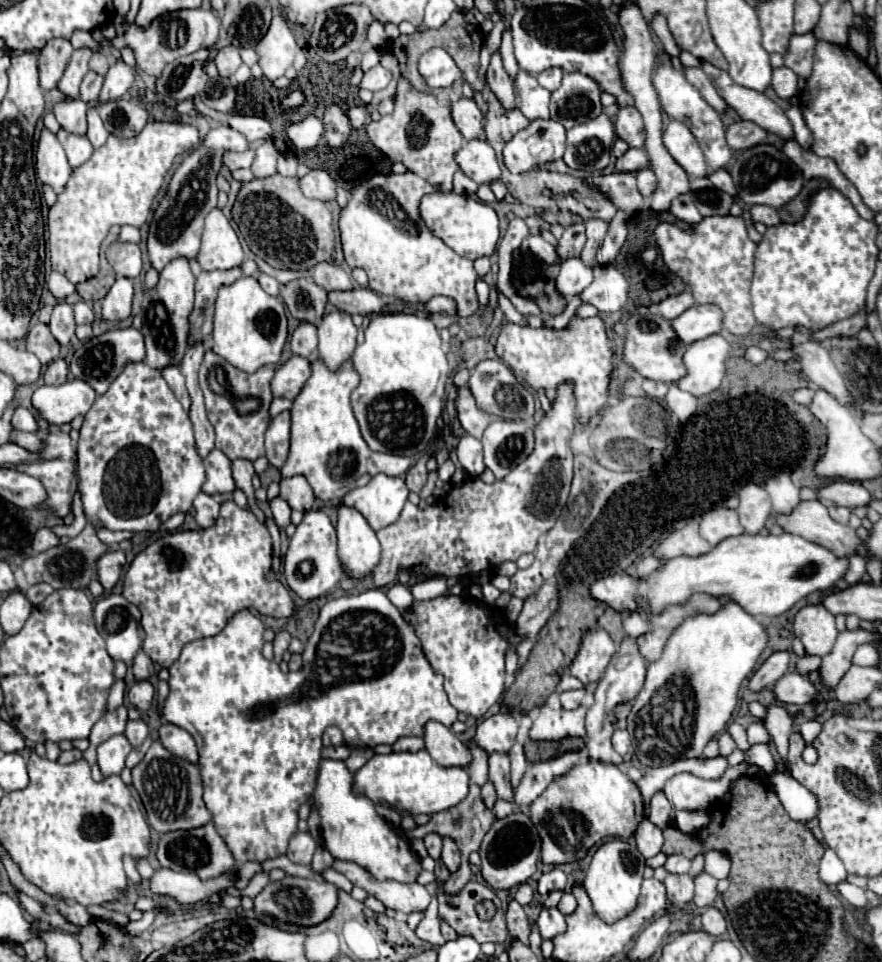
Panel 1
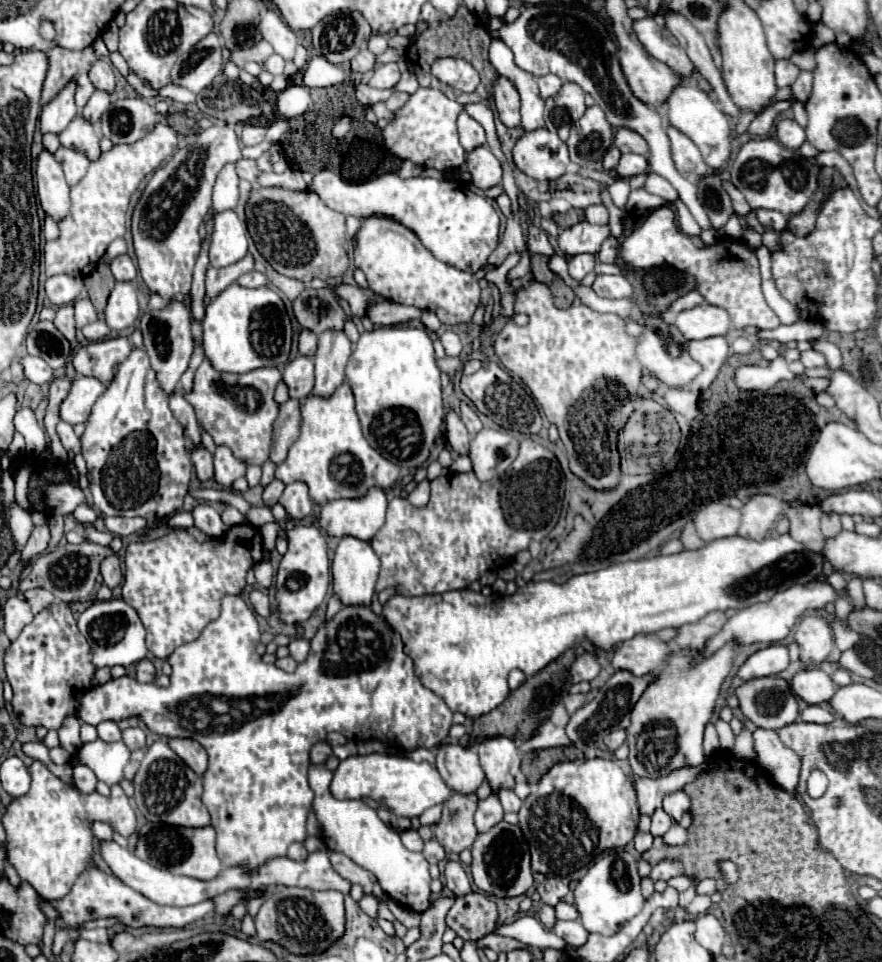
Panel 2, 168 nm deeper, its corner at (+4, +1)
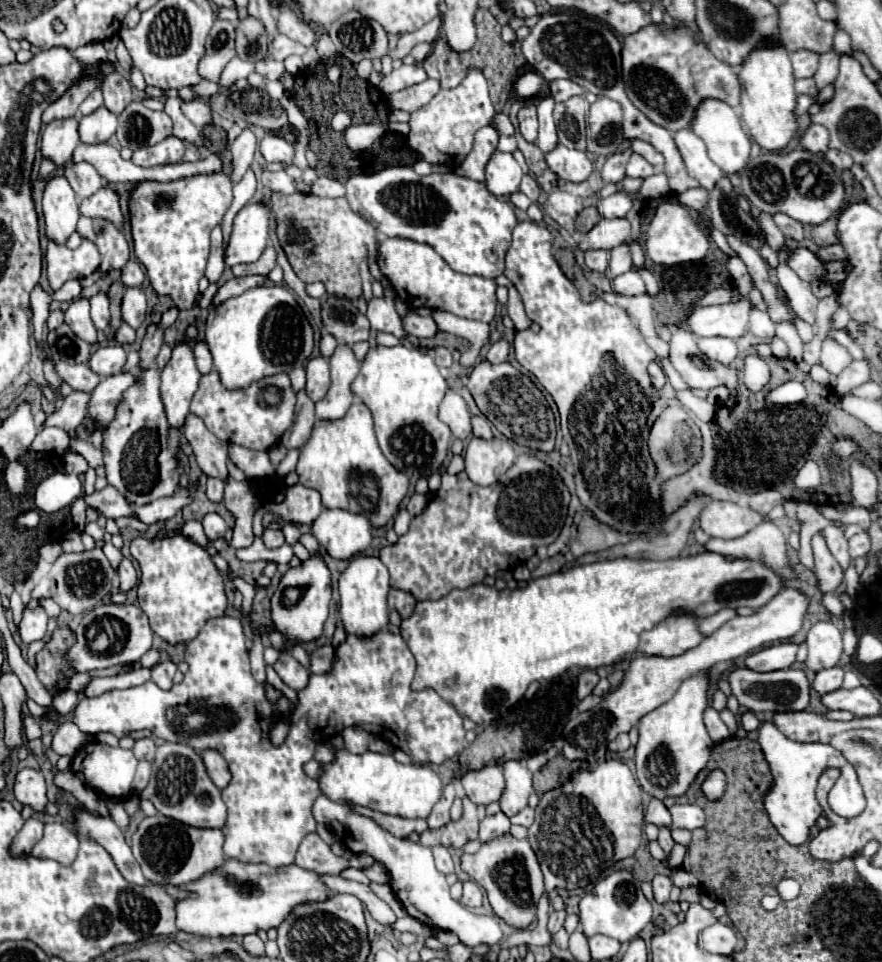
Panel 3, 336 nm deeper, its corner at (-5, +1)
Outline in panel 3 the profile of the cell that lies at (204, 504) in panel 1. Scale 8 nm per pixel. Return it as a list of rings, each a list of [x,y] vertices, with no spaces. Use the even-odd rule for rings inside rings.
[[[207,514],[203,518],[203,528],[205,528],[205,536],[209,542],[217,540],[217,538],[223,538],[225,536],[225,520],[219,516],[219,514]]]

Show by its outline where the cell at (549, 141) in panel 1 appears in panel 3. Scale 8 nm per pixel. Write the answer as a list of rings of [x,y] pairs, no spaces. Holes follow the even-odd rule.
[[[559,144],[551,154],[545,154],[545,160],[559,178],[575,184],[587,180],[589,174],[595,170],[595,164],[587,158],[585,152],[571,150],[563,144]]]

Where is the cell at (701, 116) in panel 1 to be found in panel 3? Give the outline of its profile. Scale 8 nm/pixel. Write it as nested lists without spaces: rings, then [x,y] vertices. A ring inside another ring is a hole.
[[[707,100],[701,102],[697,114],[695,114],[695,122],[691,124],[691,130],[703,138],[703,142],[707,144],[709,150],[709,158],[725,172],[725,174],[735,174],[741,168],[745,168],[747,160],[749,160],[749,152],[751,152],[751,140],[743,130],[741,118],[737,116],[735,108],[727,106],[725,102],[719,100]]]

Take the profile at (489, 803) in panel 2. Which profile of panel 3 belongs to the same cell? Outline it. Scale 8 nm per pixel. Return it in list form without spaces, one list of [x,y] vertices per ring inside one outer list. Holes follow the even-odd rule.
[[[499,812],[495,816],[485,816],[485,820],[481,822],[481,828],[479,828],[479,840],[491,842],[497,836],[509,834],[509,828],[511,828],[511,822],[503,812]]]

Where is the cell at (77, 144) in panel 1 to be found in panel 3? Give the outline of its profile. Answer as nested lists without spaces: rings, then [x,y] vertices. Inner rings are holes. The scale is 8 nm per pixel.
[[[69,162],[69,164],[65,164],[63,170],[65,170],[65,178],[69,180],[71,188],[75,190],[75,194],[79,198],[87,198],[87,196],[95,194],[103,184],[97,170],[87,162],[81,162],[81,164]]]

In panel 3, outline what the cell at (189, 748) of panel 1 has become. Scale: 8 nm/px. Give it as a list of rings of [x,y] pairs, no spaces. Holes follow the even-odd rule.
[[[203,750],[201,758],[205,762],[209,778],[215,782],[215,786],[219,790],[223,790],[231,782],[231,772],[229,772],[229,766],[227,766],[225,758],[217,750]]]

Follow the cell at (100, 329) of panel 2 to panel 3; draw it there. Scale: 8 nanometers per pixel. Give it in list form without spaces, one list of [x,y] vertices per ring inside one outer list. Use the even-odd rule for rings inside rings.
[[[121,324],[121,328],[117,330],[117,336],[115,336],[117,344],[133,344],[135,342],[135,330],[129,326],[129,324]]]

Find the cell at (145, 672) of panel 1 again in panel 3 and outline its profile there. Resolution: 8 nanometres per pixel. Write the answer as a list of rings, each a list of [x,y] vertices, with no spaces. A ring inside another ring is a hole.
[[[165,660],[165,662],[159,662],[151,668],[151,680],[163,688],[163,690],[169,690],[173,686],[173,674],[177,672],[177,664],[171,662],[171,660]]]

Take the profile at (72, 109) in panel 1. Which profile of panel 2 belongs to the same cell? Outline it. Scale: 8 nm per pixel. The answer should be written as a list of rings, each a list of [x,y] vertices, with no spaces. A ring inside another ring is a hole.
[[[76,116],[66,126],[66,130],[62,130],[58,136],[60,136],[60,144],[62,146],[70,146],[70,148],[82,150],[90,160],[98,158],[98,154],[100,154],[98,136],[94,134],[92,124],[86,118],[82,118],[82,116]]]

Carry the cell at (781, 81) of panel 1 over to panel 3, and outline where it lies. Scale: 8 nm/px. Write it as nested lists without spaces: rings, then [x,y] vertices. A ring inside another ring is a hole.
[[[797,50],[791,54],[791,62],[793,62],[795,78],[809,78],[817,70],[819,54],[811,52],[811,50]]]

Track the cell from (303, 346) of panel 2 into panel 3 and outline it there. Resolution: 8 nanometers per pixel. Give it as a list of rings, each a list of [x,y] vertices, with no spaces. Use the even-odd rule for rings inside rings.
[[[323,334],[323,338],[321,338],[321,354],[325,358],[331,358],[335,348],[337,348],[337,340],[331,334]]]

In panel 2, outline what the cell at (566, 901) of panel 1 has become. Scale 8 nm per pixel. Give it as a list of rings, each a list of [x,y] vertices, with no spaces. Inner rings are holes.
[[[558,902],[556,904],[556,918],[558,920],[576,920],[580,914],[576,910],[574,904],[568,904],[568,902]]]

